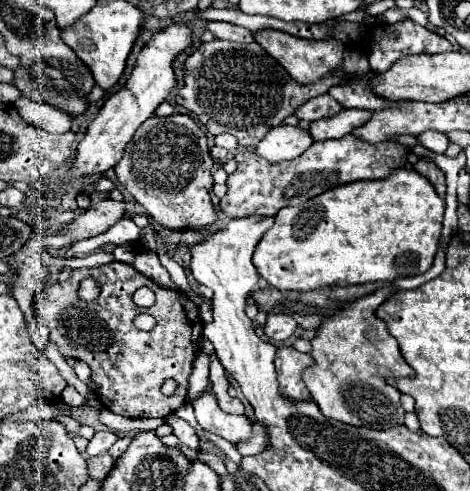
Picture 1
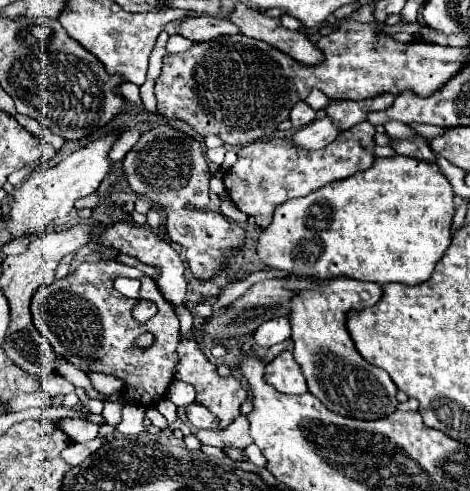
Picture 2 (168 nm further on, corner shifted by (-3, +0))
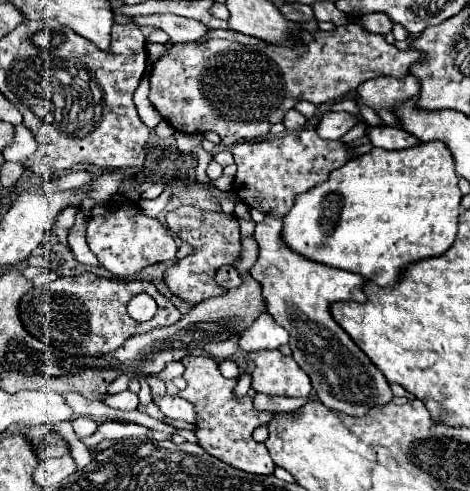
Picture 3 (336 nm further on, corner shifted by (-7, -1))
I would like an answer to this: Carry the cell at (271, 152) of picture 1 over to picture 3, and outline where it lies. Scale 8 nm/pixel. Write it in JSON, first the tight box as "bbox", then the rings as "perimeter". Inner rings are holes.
{"bbox":[315,111,357,141],"perimeter":[[[327,111],[321,117],[321,121],[315,127],[315,131],[325,141],[339,141],[355,123],[357,123],[357,119],[353,119],[349,113],[343,113],[343,111]]]}

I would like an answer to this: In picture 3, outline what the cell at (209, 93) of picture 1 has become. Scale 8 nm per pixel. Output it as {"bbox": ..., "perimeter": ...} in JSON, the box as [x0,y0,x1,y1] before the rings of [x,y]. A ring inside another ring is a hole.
{"bbox":[149,23,425,145],"perimeter":[[[357,23],[335,27],[333,31],[303,31],[303,47],[277,47],[251,35],[243,35],[231,29],[215,29],[215,39],[203,39],[195,43],[171,45],[171,49],[153,63],[149,77],[151,93],[149,101],[163,115],[171,127],[183,133],[207,133],[215,131],[223,145],[235,145],[245,141],[259,141],[269,135],[269,129],[283,119],[283,115],[299,101],[311,101],[315,105],[337,101],[351,95],[361,83],[375,77],[403,79],[409,75],[411,65],[419,63],[425,53],[419,49],[399,51],[389,45],[383,35],[371,35]]]}

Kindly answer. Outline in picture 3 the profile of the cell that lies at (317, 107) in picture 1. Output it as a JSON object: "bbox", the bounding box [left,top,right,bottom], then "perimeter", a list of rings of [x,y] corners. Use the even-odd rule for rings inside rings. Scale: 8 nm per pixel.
{"bbox":[283,109,307,131],"perimeter":[[[291,109],[291,111],[287,111],[287,115],[285,115],[283,123],[285,123],[285,127],[287,127],[287,129],[299,131],[299,129],[303,129],[303,127],[307,125],[307,119],[305,119],[305,117],[303,117],[299,111]]]}

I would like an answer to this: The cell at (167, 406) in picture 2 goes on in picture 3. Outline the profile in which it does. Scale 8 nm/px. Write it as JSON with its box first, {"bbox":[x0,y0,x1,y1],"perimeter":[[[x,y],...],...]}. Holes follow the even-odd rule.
{"bbox":[81,421,151,455],"perimeter":[[[107,421],[107,423],[99,425],[99,429],[97,429],[91,437],[81,439],[81,441],[87,445],[89,453],[93,455],[95,447],[97,447],[103,439],[123,439],[123,437],[135,439],[135,437],[147,437],[149,431],[151,431],[151,429],[147,429],[147,427],[143,427],[143,425],[137,425],[137,423],[135,423],[135,425],[121,425],[121,423],[117,423],[117,421]]]}

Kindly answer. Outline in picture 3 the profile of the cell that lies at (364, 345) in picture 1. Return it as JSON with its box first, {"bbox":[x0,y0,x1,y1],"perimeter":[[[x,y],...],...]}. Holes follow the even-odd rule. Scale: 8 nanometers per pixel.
{"bbox":[251,217,393,417],"perimeter":[[[265,217],[263,223],[255,225],[255,241],[259,245],[259,259],[251,267],[251,277],[257,279],[263,287],[267,313],[281,327],[287,329],[287,333],[291,337],[289,345],[293,349],[293,359],[309,375],[319,401],[329,409],[343,411],[343,413],[353,415],[353,417],[363,417],[371,409],[391,403],[393,393],[391,393],[391,387],[389,387],[387,379],[383,379],[381,371],[375,365],[371,365],[367,355],[353,343],[353,339],[343,331],[343,327],[339,323],[335,323],[335,319],[329,311],[331,305],[337,303],[337,301],[367,303],[367,297],[365,297],[365,291],[363,291],[365,279],[361,275],[355,275],[355,273],[349,273],[349,271],[343,271],[343,269],[335,269],[335,267],[327,267],[327,265],[309,261],[305,257],[299,257],[295,251],[285,247],[285,243],[281,241],[281,229],[283,229],[281,219],[273,219],[273,217]]]}

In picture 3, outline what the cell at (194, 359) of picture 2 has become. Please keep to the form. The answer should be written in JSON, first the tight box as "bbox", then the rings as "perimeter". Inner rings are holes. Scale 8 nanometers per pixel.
{"bbox":[179,355,275,475],"perimeter":[[[187,355],[181,359],[181,363],[185,365],[183,377],[187,381],[187,389],[179,391],[179,395],[195,405],[199,445],[213,457],[241,471],[261,473],[261,475],[273,473],[275,465],[271,461],[267,447],[263,443],[253,441],[251,437],[255,427],[267,425],[269,419],[273,419],[273,413],[265,413],[265,411],[261,413],[253,409],[253,399],[249,395],[237,397],[233,393],[237,387],[237,379],[223,377],[215,359],[211,359],[209,355]]]}

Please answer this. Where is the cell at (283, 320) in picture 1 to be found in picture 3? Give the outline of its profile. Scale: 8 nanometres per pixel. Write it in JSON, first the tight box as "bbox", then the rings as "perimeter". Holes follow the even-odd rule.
{"bbox":[239,313,289,351],"perimeter":[[[263,313],[249,329],[243,331],[239,339],[239,347],[243,351],[261,351],[261,349],[277,349],[289,343],[289,333],[271,319],[269,313]]]}

